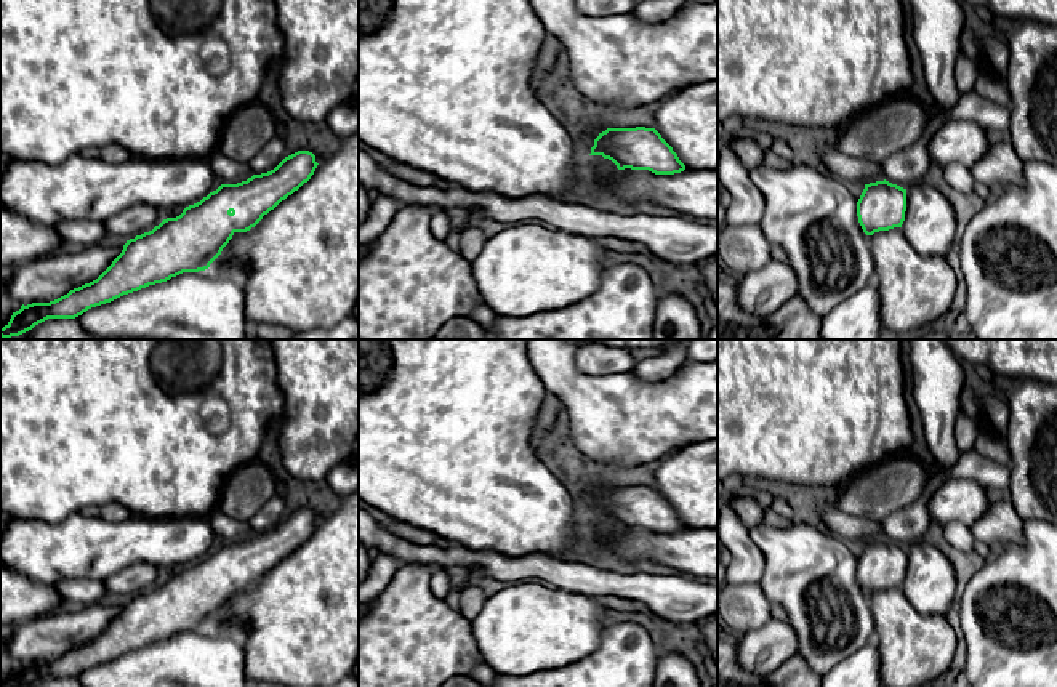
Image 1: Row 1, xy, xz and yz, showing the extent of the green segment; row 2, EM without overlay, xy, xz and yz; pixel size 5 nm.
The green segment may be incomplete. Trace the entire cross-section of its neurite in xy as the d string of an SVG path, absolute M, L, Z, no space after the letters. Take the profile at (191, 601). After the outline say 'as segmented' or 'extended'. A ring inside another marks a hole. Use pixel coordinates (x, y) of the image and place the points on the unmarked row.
M298 509L267 532L221 543L179 575L127 599L122 612L96 639L50 661L22 663L3 687L34 687L48 677L75 677L91 666L183 631L208 628L235 591L255 586L307 541L317 524L312 511Z | as segmented

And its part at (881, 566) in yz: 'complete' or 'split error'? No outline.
complete

